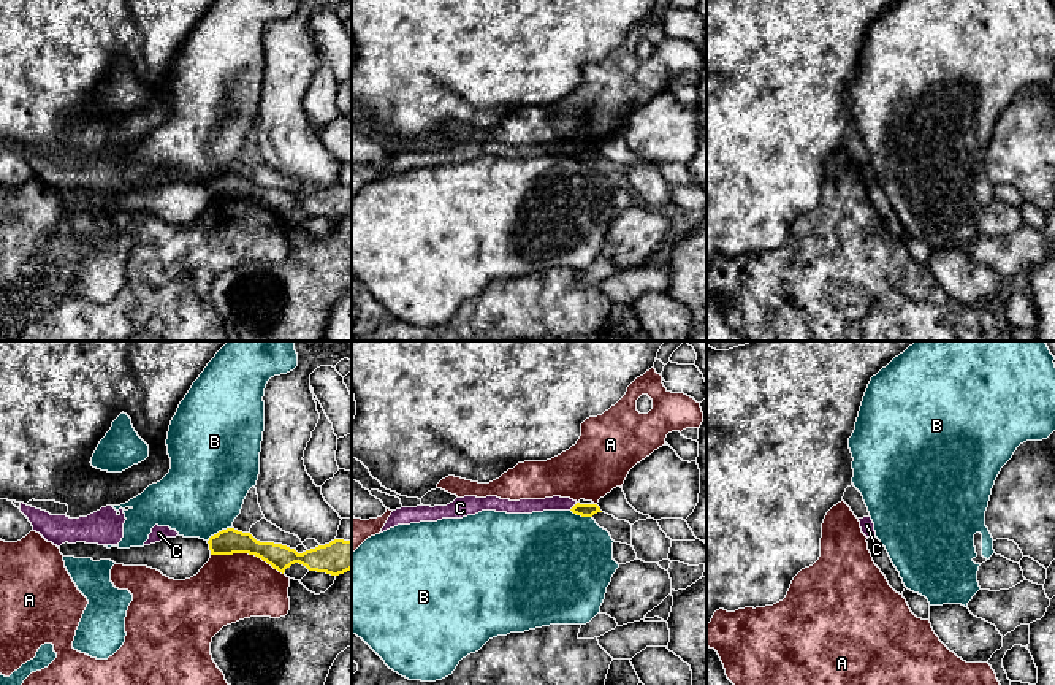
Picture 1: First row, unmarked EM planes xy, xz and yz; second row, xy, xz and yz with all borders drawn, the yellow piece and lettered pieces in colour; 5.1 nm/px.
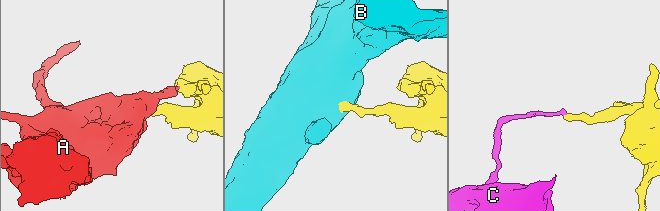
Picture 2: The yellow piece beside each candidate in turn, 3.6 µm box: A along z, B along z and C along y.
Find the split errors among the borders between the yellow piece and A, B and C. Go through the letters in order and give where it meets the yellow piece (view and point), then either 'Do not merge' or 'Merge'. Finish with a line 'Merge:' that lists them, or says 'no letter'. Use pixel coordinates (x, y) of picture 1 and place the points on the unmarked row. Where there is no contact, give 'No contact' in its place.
A: Touches yellow at xy (247, 197). Do not merge
B: Touches yellow at xy (219, 176). Do not merge
C: Touches yellow at xz (574, 151). Do not merge
Merge: no letter

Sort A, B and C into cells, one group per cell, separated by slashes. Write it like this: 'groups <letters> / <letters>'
groups A / B / C

